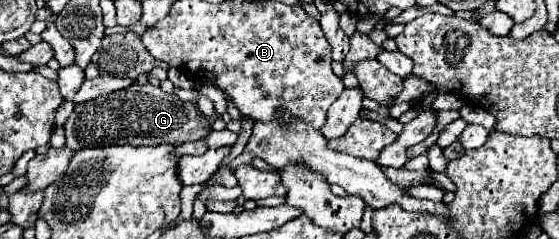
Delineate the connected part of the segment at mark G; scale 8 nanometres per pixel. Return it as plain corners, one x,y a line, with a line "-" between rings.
134,83
128,89
78,103
68,117
66,145
74,151
96,145
162,145
204,139
212,131
212,123
194,103
180,101
174,93
164,93
150,83

